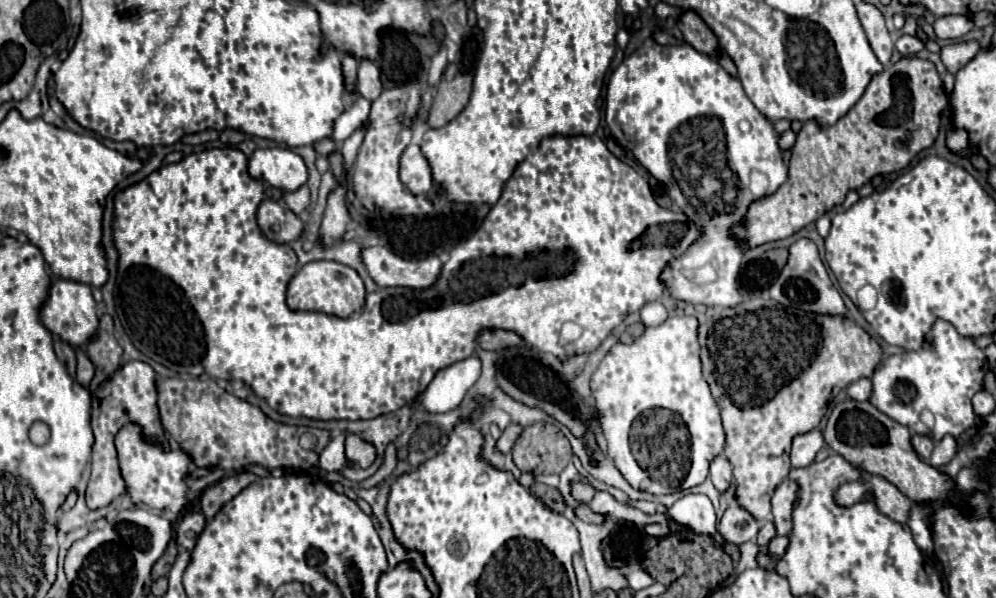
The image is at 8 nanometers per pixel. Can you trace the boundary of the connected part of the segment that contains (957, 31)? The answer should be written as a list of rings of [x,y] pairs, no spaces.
[[[943,16],[943,18],[935,20],[933,30],[935,30],[937,38],[953,40],[953,38],[961,38],[967,32],[971,32],[973,30],[973,20],[967,18],[967,16]]]

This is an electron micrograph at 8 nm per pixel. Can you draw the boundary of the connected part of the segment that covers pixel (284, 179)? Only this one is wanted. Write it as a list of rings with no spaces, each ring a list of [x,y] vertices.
[[[257,148],[249,158],[249,176],[283,192],[295,192],[307,184],[303,158],[289,148]]]

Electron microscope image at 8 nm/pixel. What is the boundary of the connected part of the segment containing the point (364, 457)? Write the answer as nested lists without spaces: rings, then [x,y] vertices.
[[[349,434],[347,440],[345,440],[345,454],[347,454],[347,460],[353,462],[353,464],[359,464],[361,468],[369,468],[375,460],[375,448],[367,442],[363,442],[359,436],[355,434]]]

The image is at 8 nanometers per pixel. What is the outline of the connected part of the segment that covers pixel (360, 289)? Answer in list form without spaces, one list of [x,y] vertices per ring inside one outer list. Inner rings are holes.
[[[329,260],[309,262],[293,276],[287,288],[287,306],[291,310],[315,310],[339,318],[349,318],[355,312],[361,312],[363,304],[365,304],[365,284],[361,276],[353,268],[339,262]]]

